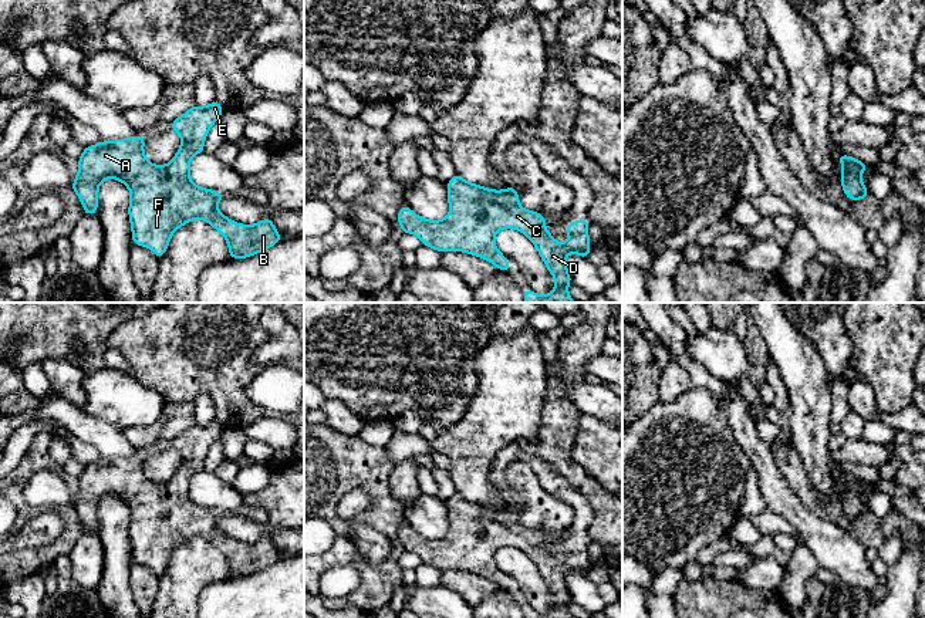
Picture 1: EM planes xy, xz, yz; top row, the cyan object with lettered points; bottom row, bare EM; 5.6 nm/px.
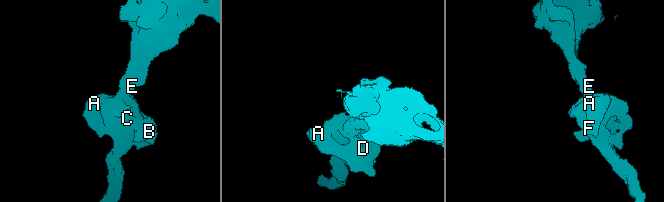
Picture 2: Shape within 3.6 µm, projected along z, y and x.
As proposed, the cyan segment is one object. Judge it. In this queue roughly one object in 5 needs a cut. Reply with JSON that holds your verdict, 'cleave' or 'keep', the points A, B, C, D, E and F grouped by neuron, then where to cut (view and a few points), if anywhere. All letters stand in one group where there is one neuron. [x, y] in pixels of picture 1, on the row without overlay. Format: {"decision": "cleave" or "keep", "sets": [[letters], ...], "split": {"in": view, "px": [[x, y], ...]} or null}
{"decision": "keep", "sets": [["A", "B", "C", "D", "E", "F"]], "split": null}

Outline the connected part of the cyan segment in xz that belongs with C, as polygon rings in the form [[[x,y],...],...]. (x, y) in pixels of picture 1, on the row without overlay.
[[[459,492],[446,504],[449,533],[443,538],[426,538],[404,523],[398,530],[401,550],[416,553],[423,564],[440,571],[470,571],[486,577],[499,588],[510,590],[509,577],[497,568],[493,554],[500,547],[516,547],[533,560],[556,600],[554,608],[547,614],[524,607],[521,609],[524,618],[573,618],[567,609],[567,604],[573,600],[566,584],[566,574],[575,571],[588,577],[590,543],[585,536],[573,538],[564,547],[568,558],[561,564],[546,548],[543,533],[520,524],[514,504],[492,509],[466,500]]]

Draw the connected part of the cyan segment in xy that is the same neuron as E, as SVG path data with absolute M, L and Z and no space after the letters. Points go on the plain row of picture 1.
M215 418L203 426L195 422L188 430L176 436L169 446L180 453L182 462L173 477L163 484L153 483L145 476L145 455L142 453L111 460L102 459L84 466L78 477L80 489L71 506L80 516L84 531L97 534L98 504L107 496L114 496L126 503L131 510L128 531L132 547L132 561L149 565L158 577L162 577L165 573L172 551L195 537L206 538L225 554L229 563L230 577L250 575L277 563L281 554L276 548L271 536L263 537L251 544L232 540L216 526L225 513L217 509L196 504L190 499L190 477L196 472L205 470L205 456L210 445L220 436L222 430L222 423Z

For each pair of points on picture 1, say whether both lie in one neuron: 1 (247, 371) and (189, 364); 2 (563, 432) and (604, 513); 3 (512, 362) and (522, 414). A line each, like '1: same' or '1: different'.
1: same
2: same
3: same

